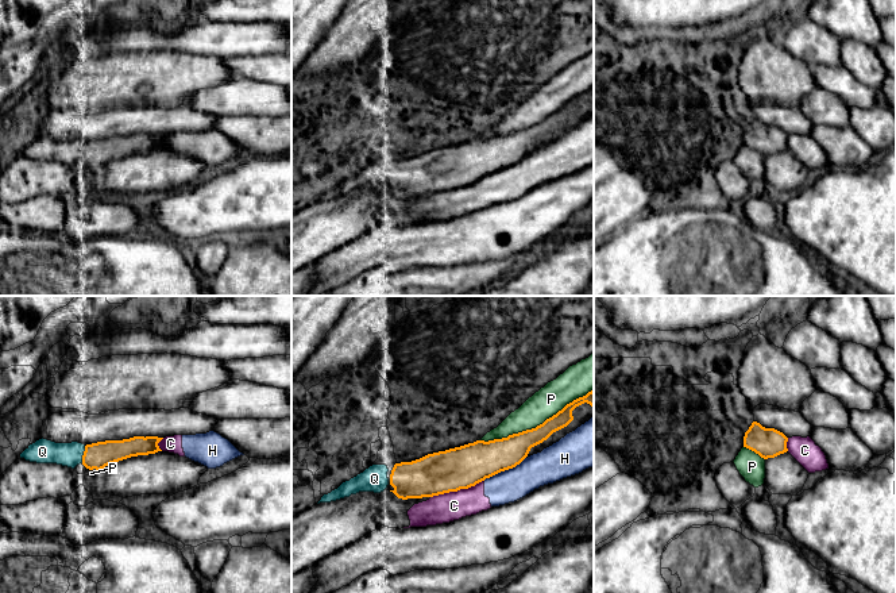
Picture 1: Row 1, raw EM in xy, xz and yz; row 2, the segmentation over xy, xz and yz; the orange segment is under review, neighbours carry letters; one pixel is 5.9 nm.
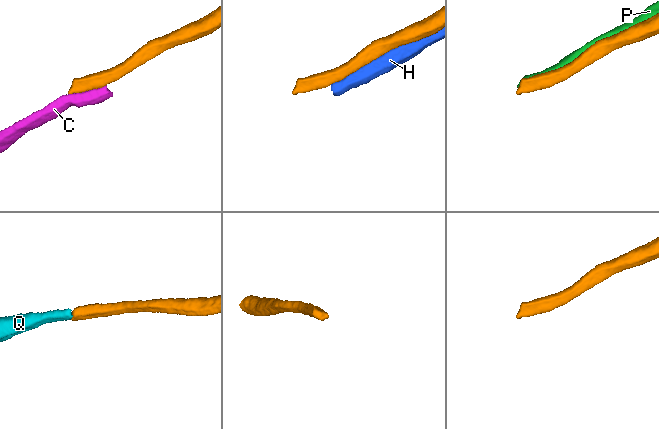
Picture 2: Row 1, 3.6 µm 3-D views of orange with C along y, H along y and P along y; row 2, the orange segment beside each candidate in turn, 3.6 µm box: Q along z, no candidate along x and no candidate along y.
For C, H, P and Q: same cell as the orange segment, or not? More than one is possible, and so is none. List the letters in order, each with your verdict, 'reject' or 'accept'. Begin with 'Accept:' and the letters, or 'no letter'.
Accept: Q
C: reject
H: reject
P: reject
Q: accept

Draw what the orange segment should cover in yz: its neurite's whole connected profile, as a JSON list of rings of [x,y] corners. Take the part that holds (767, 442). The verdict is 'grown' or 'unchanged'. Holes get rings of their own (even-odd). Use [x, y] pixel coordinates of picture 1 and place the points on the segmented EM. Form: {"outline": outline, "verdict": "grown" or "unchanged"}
{"outline": [[[757,421],[752,423],[744,436],[744,447],[754,451],[764,459],[787,453],[787,442],[788,438],[783,432],[775,428],[765,428]]], "verdict": "unchanged"}

